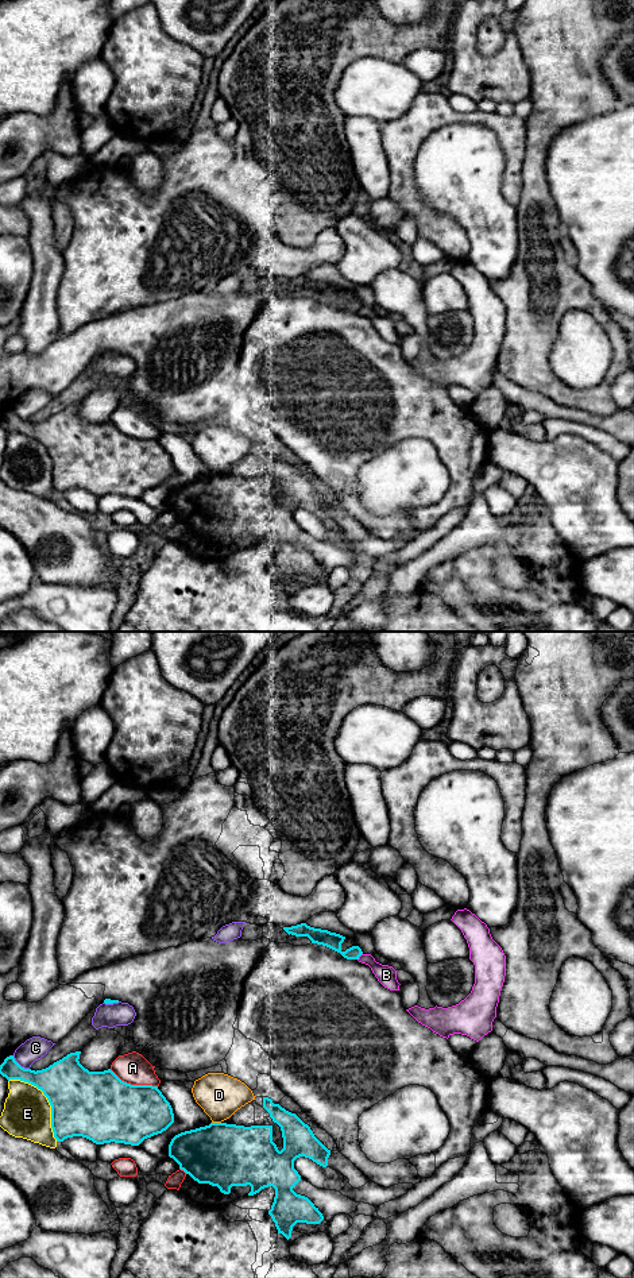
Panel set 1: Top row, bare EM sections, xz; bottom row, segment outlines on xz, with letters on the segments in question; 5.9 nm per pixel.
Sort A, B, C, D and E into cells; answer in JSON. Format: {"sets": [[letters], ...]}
{"sets": [["A"], ["B"], ["C"], ["D"], ["E"]]}

